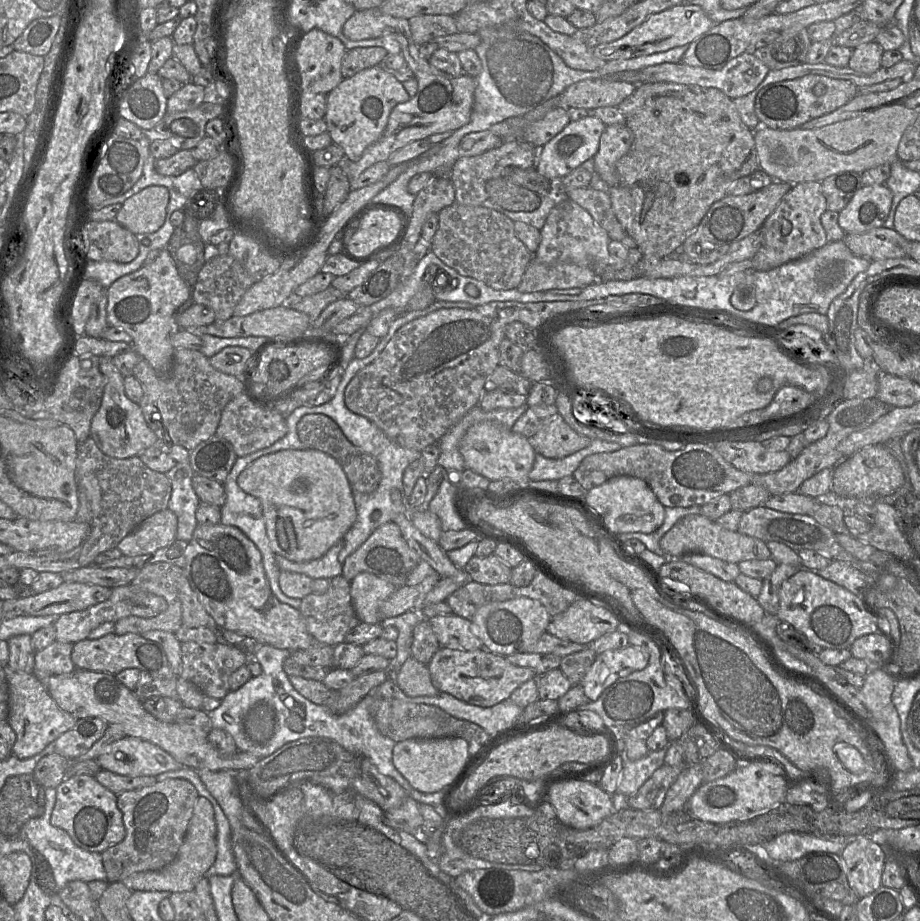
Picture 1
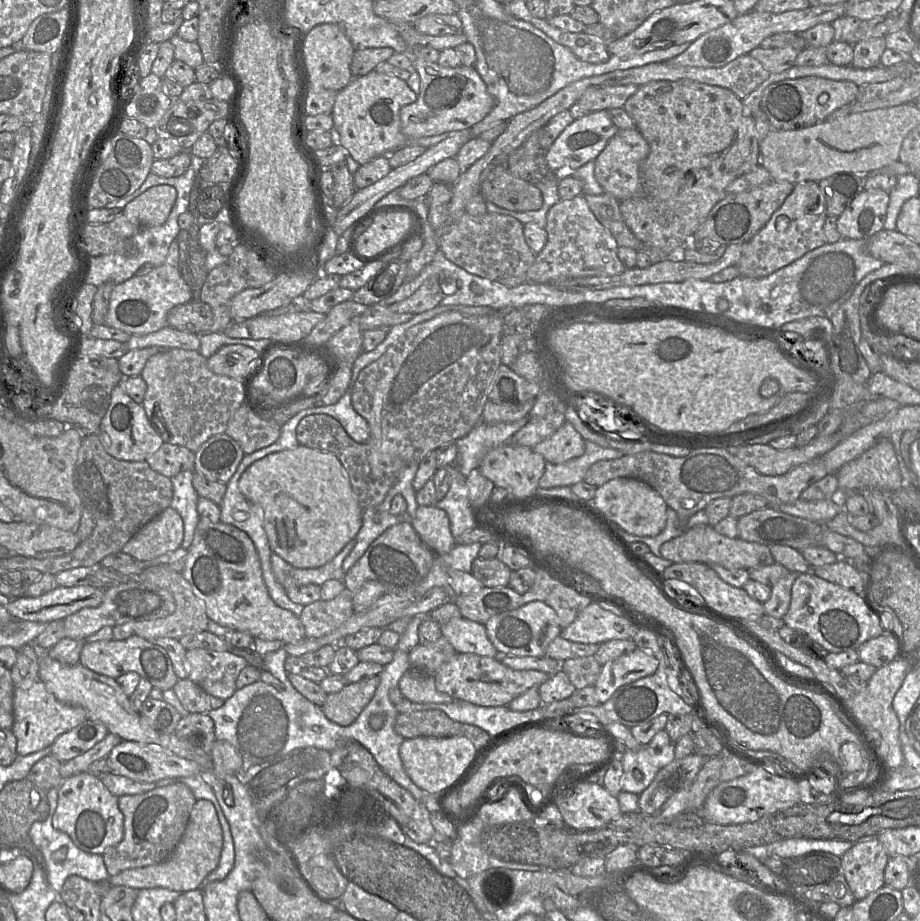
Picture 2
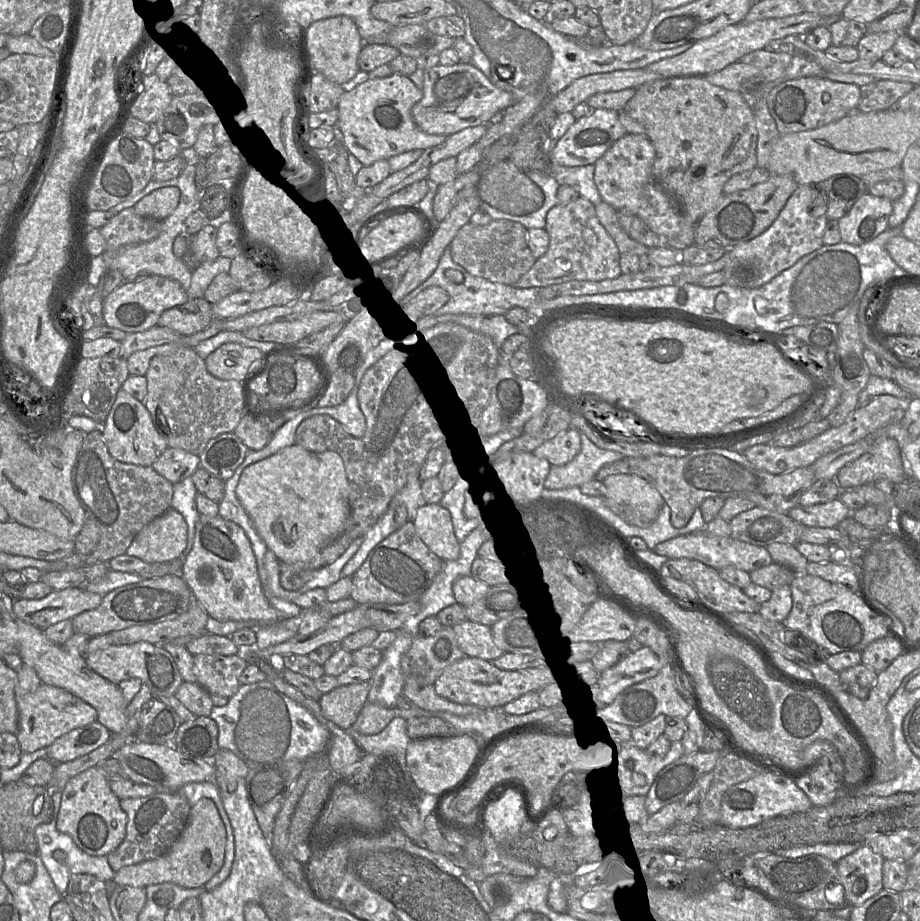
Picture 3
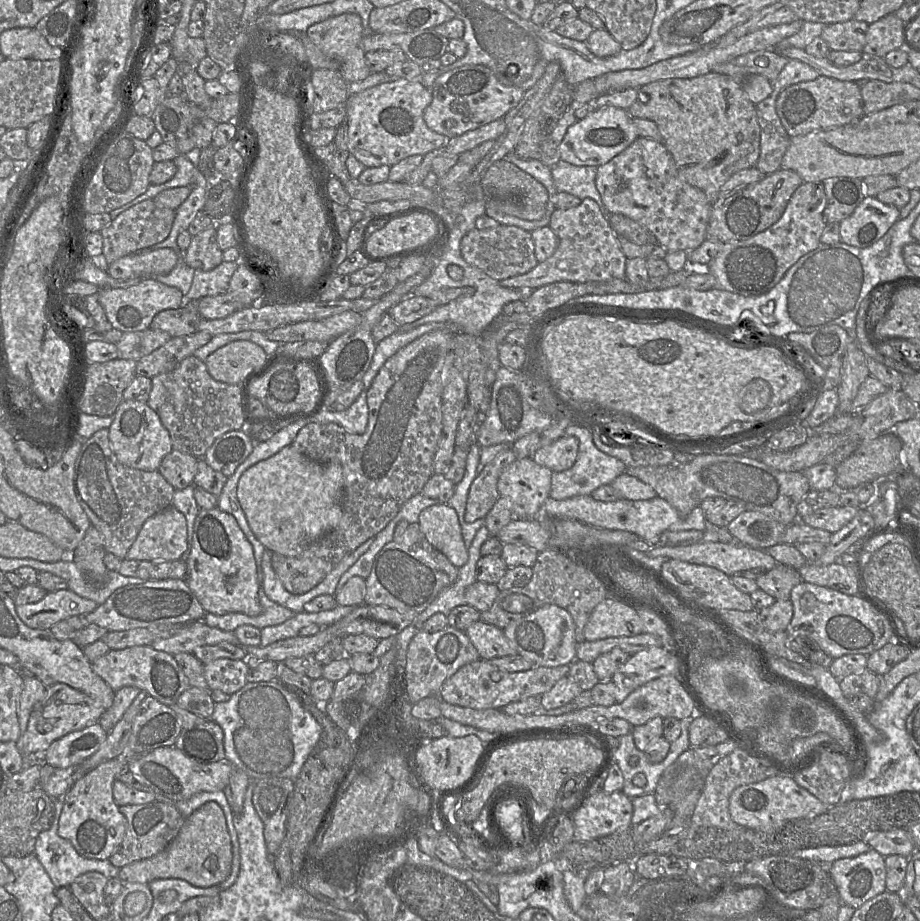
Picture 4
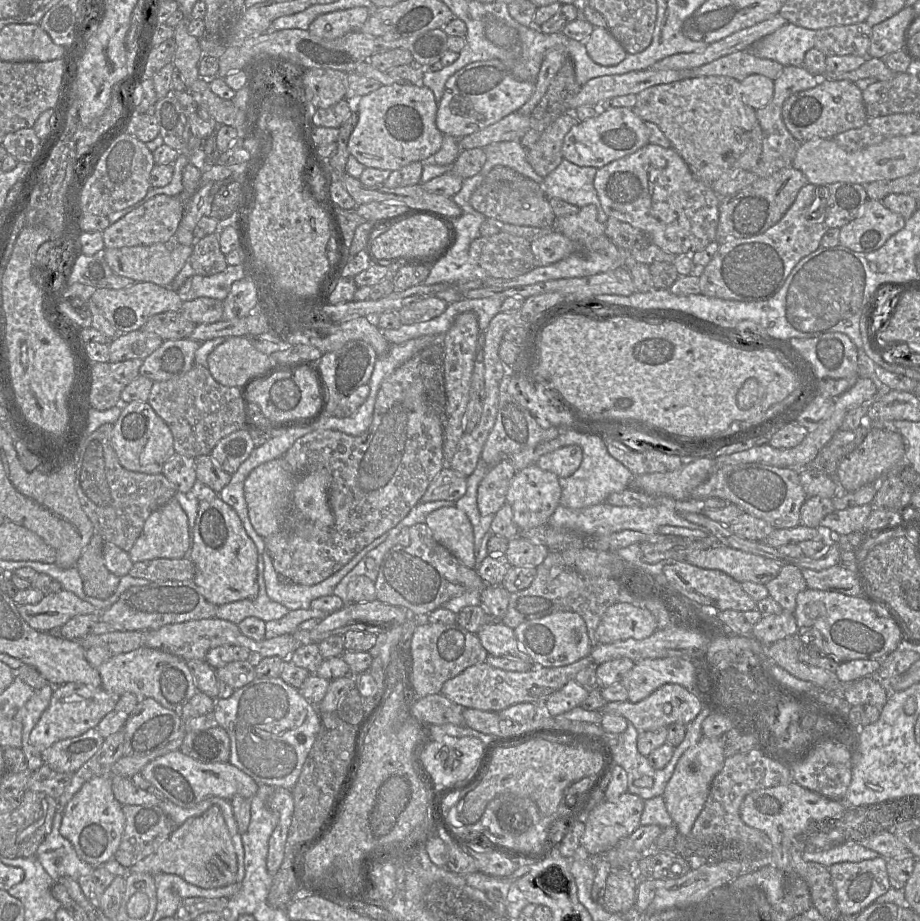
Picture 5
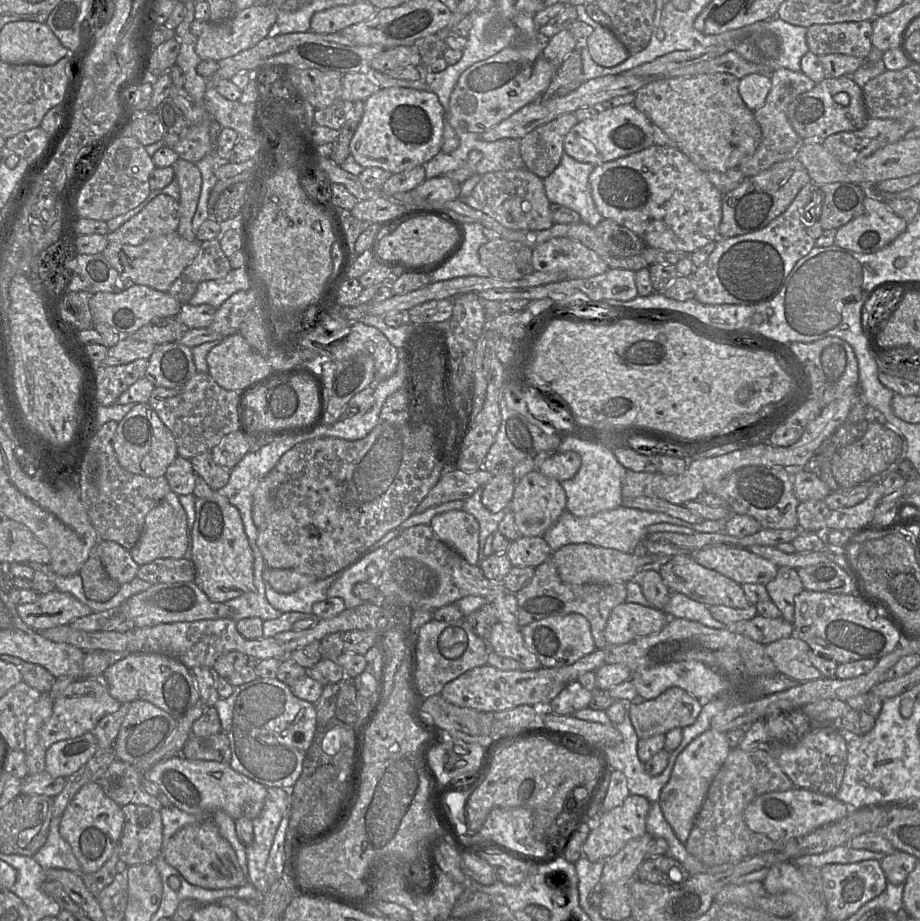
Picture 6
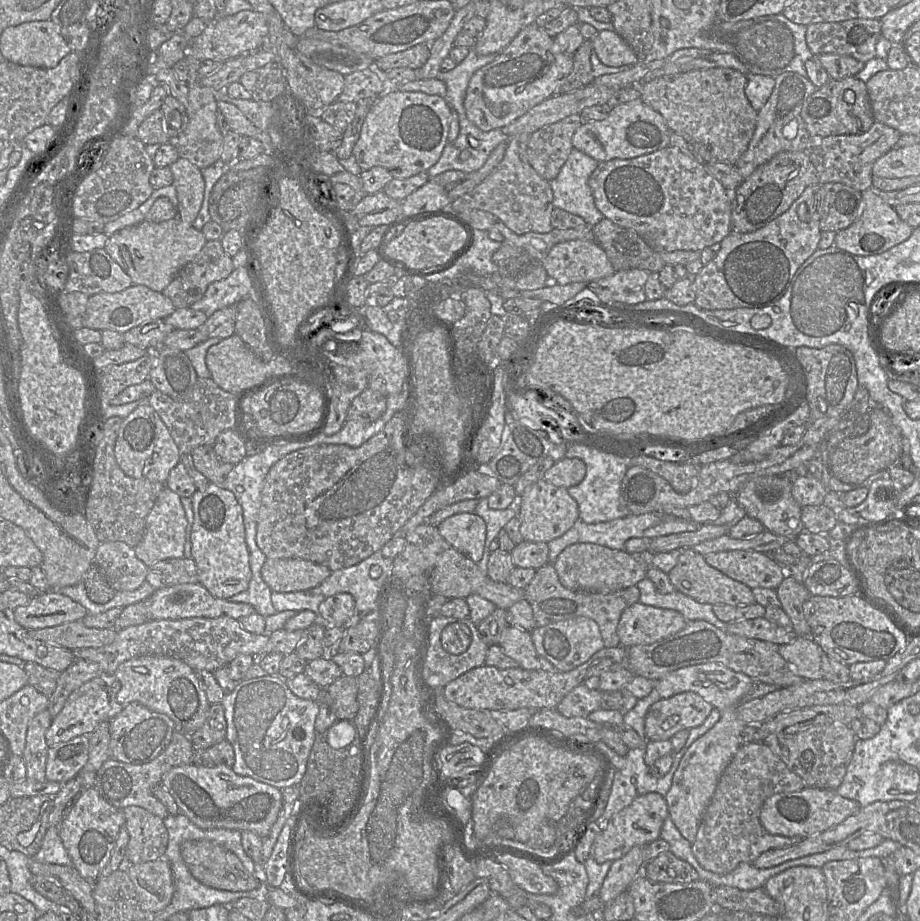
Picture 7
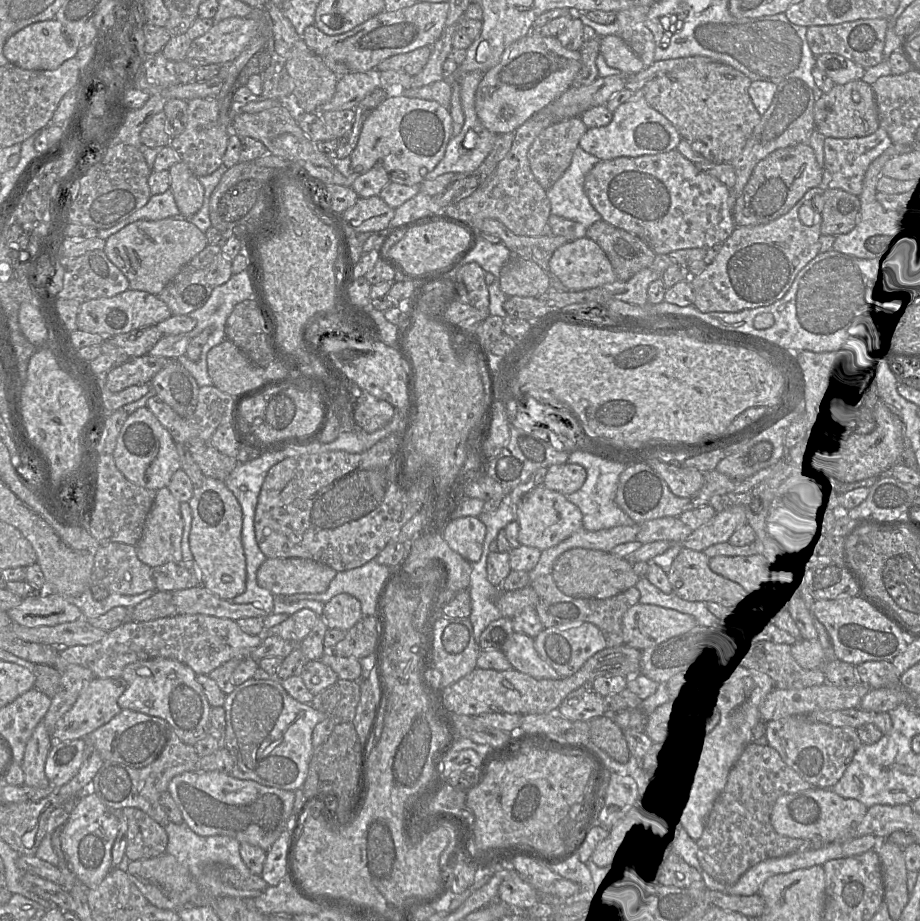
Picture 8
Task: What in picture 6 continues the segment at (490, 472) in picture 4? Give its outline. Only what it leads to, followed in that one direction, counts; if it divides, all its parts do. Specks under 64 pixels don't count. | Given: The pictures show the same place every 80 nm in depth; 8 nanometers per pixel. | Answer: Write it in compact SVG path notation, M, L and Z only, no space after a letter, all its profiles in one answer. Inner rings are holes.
M513 471L495 475L483 488L482 503L491 512L509 507L515 488Z

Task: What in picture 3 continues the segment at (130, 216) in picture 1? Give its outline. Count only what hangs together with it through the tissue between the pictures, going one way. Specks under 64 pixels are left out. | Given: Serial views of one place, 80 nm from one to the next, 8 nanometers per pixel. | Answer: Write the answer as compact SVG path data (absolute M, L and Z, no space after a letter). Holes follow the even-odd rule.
M176 186L158 188L134 205L136 214L156 220L165 220L176 209L181 192Z

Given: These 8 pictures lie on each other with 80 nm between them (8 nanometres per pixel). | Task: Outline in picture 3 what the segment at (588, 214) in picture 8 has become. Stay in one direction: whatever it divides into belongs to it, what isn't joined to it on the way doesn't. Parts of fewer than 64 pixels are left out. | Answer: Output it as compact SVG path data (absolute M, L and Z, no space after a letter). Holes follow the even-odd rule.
M551 163L551 175L559 185L574 188L580 197L586 198L594 205L603 201L594 182L595 165L577 167L561 166Z

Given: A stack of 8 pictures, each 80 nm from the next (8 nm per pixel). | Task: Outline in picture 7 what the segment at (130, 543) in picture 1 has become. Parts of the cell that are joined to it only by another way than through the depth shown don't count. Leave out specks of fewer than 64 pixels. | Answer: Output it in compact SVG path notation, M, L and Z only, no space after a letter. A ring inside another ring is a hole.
M164 487L146 517L143 538L134 548L136 557L147 567L169 558L184 558L186 527L187 519L180 496Z

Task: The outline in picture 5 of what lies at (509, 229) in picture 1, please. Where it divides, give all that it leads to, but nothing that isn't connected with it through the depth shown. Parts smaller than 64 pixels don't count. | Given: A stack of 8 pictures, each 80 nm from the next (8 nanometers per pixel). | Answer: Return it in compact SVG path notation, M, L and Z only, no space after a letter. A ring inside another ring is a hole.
M503 231L473 240L469 255L494 278L516 278L536 267L531 242Z

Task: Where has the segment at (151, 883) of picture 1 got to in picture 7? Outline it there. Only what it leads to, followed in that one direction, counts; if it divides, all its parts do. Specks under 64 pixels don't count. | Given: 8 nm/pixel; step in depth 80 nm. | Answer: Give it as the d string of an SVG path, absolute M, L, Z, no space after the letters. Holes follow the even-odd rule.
M188 840L182 843L181 857L190 873L202 884L229 891L249 891L259 886L260 880L249 873L239 858L216 842L209 840Z

